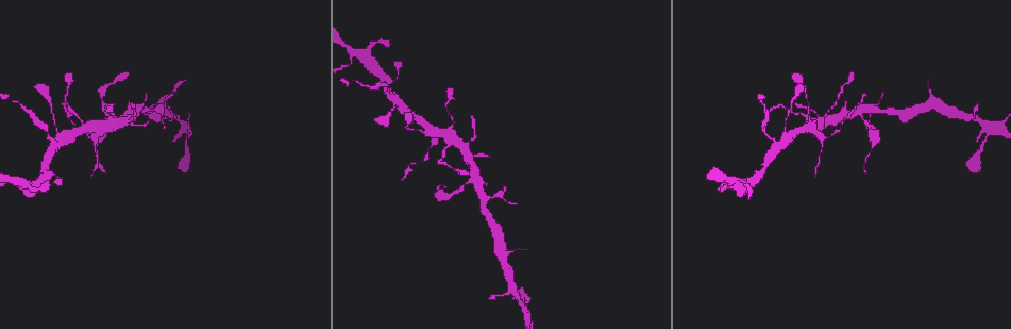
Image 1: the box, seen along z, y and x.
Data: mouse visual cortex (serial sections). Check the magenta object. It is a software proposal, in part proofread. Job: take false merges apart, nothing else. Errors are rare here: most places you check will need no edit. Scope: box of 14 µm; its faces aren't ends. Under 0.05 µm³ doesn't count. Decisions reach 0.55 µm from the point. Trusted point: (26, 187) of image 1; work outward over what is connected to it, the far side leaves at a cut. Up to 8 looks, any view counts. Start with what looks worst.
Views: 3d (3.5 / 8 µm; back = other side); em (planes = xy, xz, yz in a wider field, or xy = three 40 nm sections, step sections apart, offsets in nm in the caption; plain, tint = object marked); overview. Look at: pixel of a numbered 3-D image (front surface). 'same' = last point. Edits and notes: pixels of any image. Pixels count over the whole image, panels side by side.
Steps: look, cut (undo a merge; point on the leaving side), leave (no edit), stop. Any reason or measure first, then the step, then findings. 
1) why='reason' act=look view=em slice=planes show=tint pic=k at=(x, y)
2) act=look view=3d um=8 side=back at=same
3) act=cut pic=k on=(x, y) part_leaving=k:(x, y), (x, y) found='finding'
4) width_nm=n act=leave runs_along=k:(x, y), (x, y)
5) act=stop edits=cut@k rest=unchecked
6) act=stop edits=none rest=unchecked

why='thin neck' act=look view=em slice=xy step=2 show=tint pic=1 at=(388, 87)

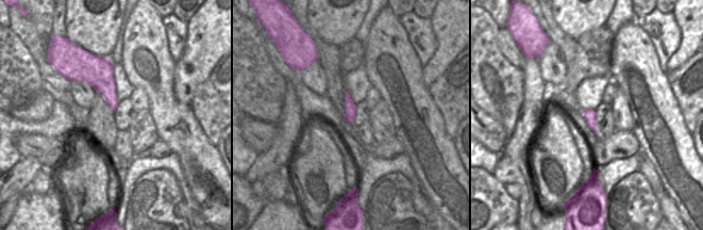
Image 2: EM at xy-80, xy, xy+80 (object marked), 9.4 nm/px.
act=look view=3d um=3.5 at=same

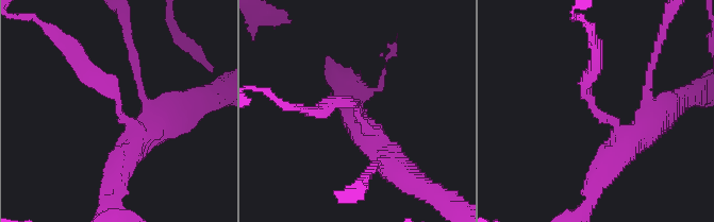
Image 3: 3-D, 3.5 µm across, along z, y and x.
width_nm=120 act=leave runs_along=3:(128, 153), (118, 97), (72, 48) found='one cell here'

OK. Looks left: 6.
act=look view=3d um=3.5 pic=1 at=(813, 130)

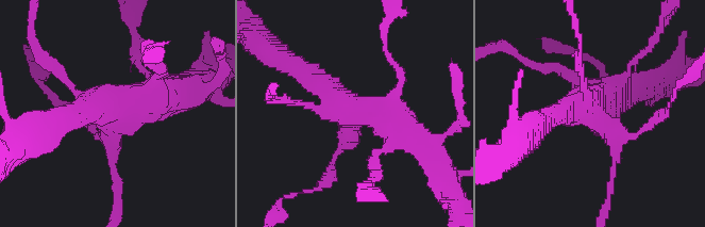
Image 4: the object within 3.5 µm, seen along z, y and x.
why='shape alone is not enough' act=look view=em slice=xy step=1 show=tint pic=4 at=(347, 118)

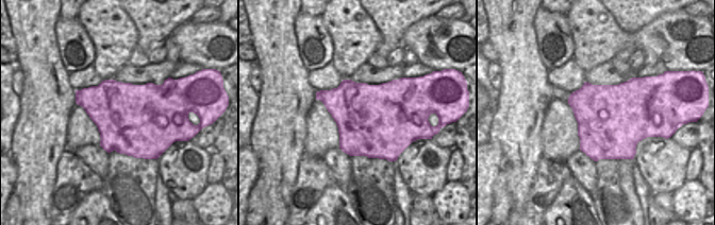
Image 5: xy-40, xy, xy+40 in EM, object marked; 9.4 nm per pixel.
act=cut pic=4 on=(118, 180) part_leaving=4:(339, 151), (330, 179), (280, 200) found='two cells meet here'

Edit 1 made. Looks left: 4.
why='three arms meet' act=look view=3d um=3.5 pic=1 at=(476, 177)

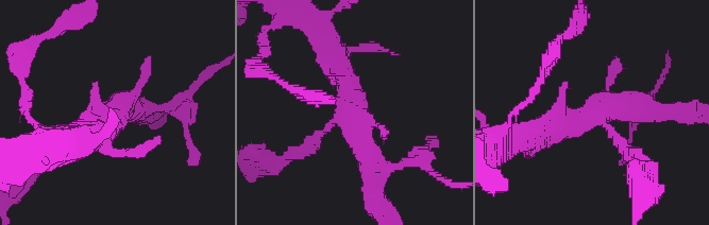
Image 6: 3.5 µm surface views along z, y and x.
why='now the EM' act=look view=em slice=planes show=tint pic=6 at=(351, 113)

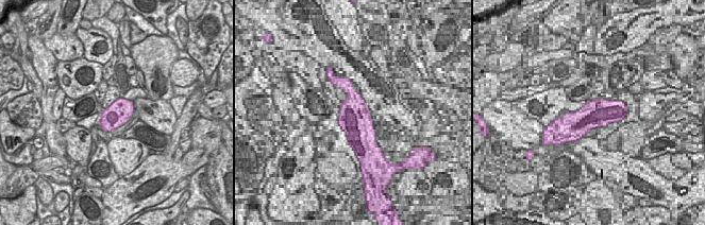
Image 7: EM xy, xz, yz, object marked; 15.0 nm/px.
act=look view=em slice=xy step=1 show=tint at=same

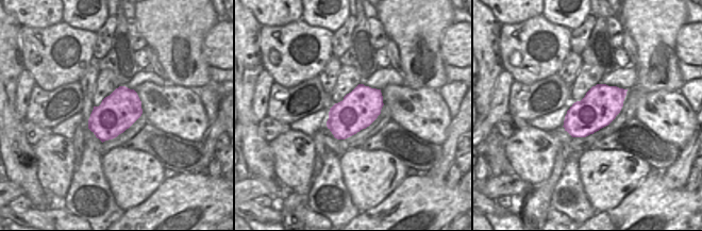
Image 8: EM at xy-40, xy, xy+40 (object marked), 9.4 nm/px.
act=leave runs_along=6:(332, 52), (349, 85), (371, 174) found='one cell here'

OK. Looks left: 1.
act=stop edits=cut@4 rest=unchecked

